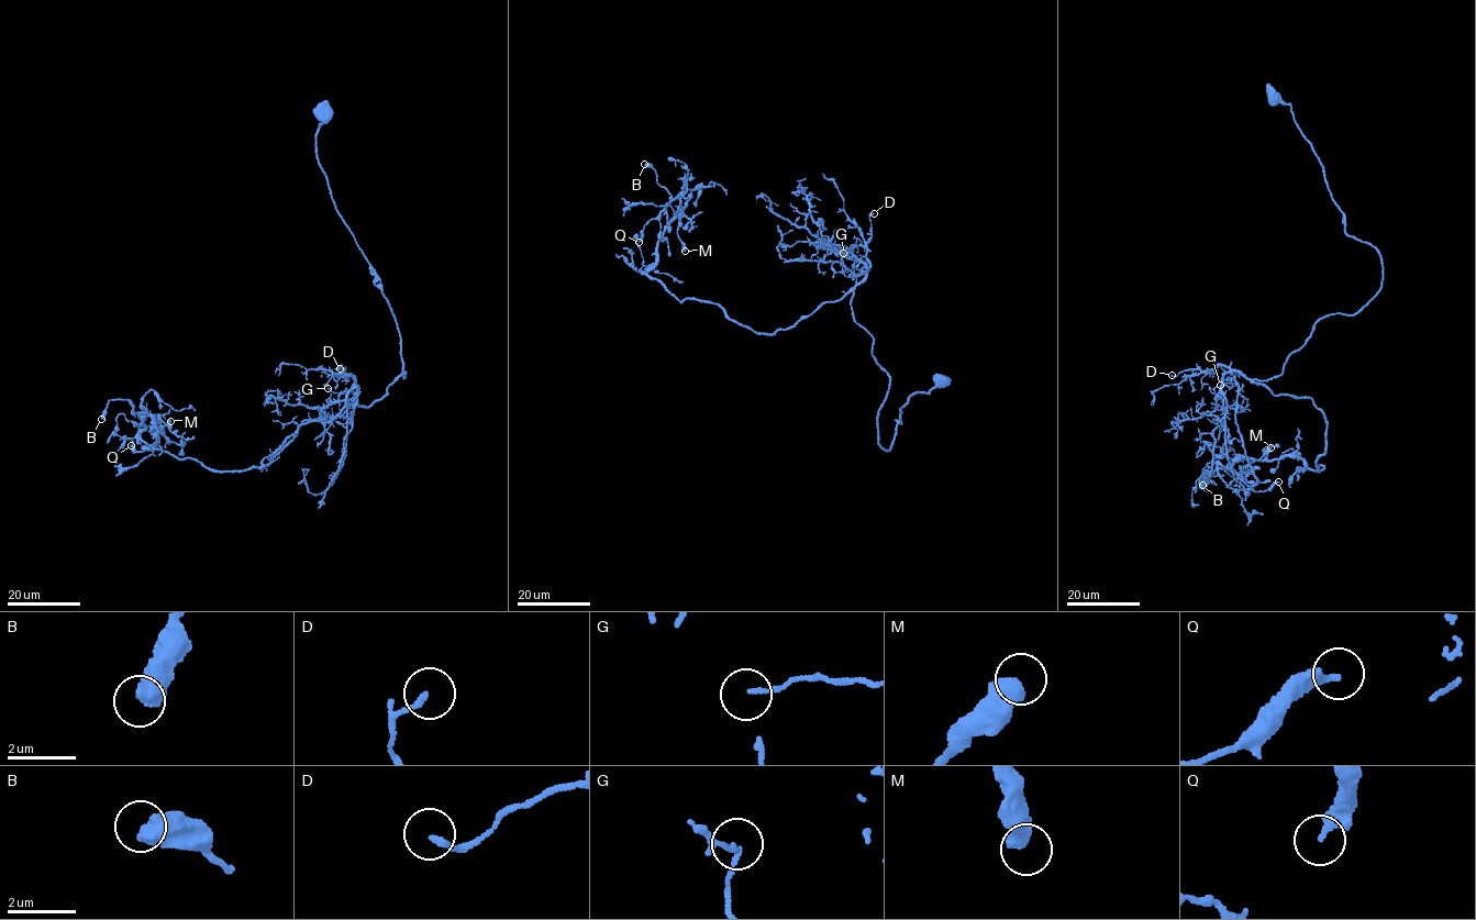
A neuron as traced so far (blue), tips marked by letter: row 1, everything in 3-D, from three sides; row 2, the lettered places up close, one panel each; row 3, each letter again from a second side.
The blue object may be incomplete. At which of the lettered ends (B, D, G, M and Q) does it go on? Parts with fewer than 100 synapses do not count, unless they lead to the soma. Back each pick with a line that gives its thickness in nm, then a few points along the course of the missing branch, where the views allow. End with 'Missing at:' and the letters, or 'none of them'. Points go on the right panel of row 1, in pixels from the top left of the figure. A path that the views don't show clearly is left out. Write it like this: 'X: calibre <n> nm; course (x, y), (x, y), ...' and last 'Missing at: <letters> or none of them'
Missing at: none of them

